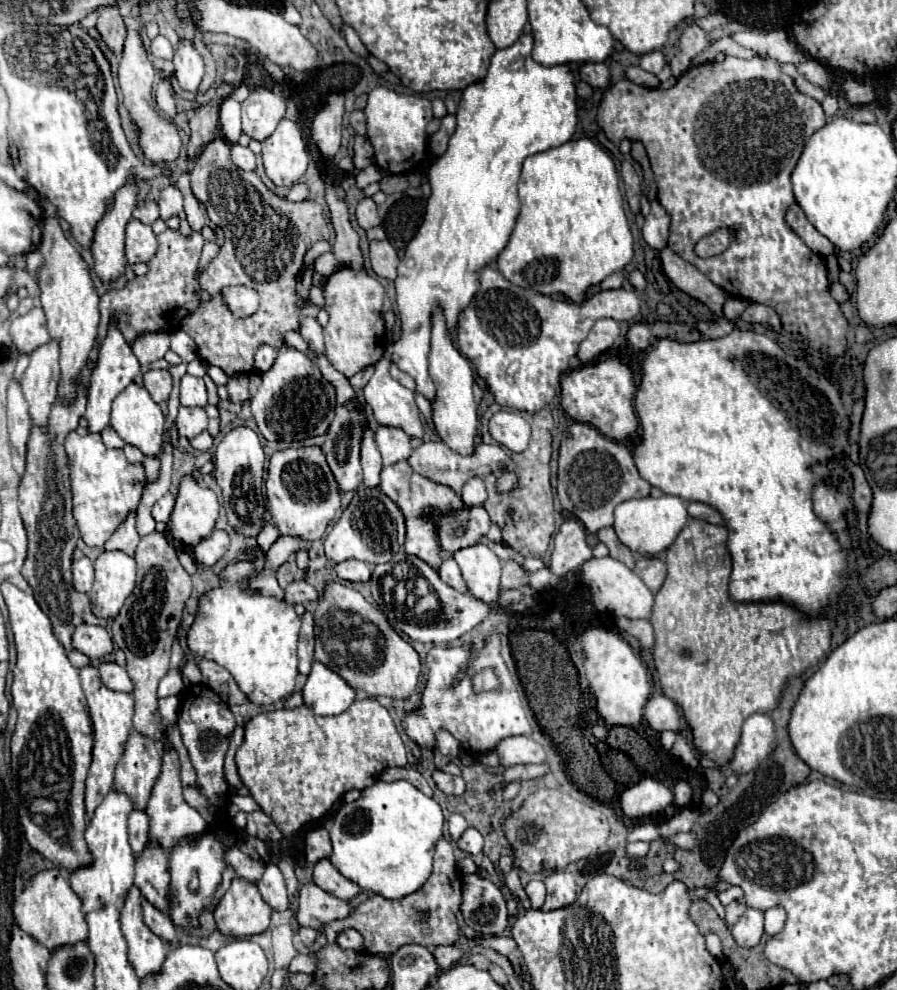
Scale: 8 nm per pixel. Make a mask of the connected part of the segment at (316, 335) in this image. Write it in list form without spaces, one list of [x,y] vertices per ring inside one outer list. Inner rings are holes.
[[[305,318],[303,322],[301,322],[301,336],[303,336],[303,340],[307,342],[307,346],[309,346],[309,350],[313,352],[313,354],[317,354],[317,356],[321,356],[321,354],[325,354],[325,344],[323,344],[323,328],[319,326],[319,322],[315,320],[315,318]]]

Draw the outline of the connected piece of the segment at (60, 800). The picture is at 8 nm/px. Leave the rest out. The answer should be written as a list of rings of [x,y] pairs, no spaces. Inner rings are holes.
[[[9,582],[1,586],[1,592],[9,608],[9,624],[15,634],[17,646],[17,664],[13,668],[11,698],[19,718],[11,738],[11,774],[13,788],[17,792],[19,820],[25,826],[23,830],[29,846],[55,866],[71,874],[93,862],[91,850],[85,842],[85,776],[91,764],[93,748],[91,716],[83,702],[85,694],[81,688],[79,670],[69,662],[65,648],[55,638],[49,616],[39,608],[33,594],[25,594]]]

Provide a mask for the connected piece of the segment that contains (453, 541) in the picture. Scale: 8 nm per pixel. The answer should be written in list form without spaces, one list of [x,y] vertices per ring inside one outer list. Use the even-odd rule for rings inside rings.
[[[483,506],[459,510],[455,518],[447,518],[447,522],[443,522],[443,530],[439,530],[439,542],[443,542],[443,550],[455,552],[463,546],[475,544],[479,536],[487,534],[489,526],[491,520]]]

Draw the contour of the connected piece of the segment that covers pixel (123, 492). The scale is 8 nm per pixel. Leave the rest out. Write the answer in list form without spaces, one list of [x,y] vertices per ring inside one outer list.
[[[71,432],[65,442],[65,450],[71,462],[71,492],[73,492],[73,516],[77,520],[81,538],[87,546],[103,546],[117,526],[137,508],[143,492],[145,468],[143,464],[131,464],[123,450],[107,448],[101,434],[79,436]]]

